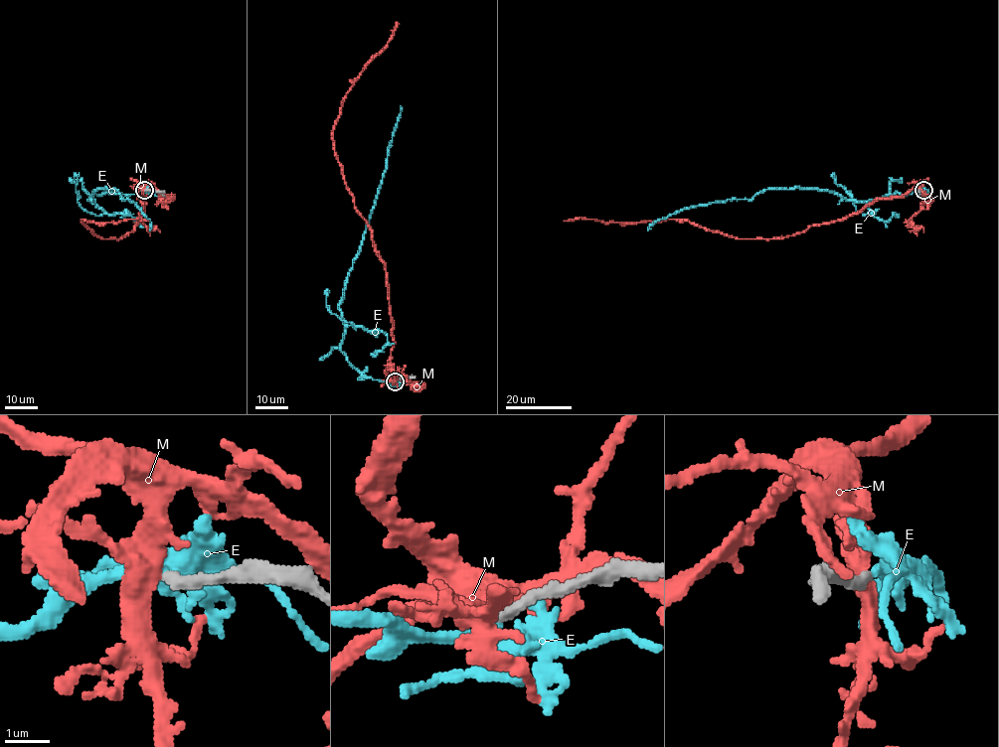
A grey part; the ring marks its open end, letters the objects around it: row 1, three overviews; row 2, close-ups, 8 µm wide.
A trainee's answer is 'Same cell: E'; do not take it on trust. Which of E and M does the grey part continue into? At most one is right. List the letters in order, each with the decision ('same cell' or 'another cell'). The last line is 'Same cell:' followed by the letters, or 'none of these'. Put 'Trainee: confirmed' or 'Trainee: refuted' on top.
Trainee: confirmed
E: same cell
M: another cell
Same cell: E

